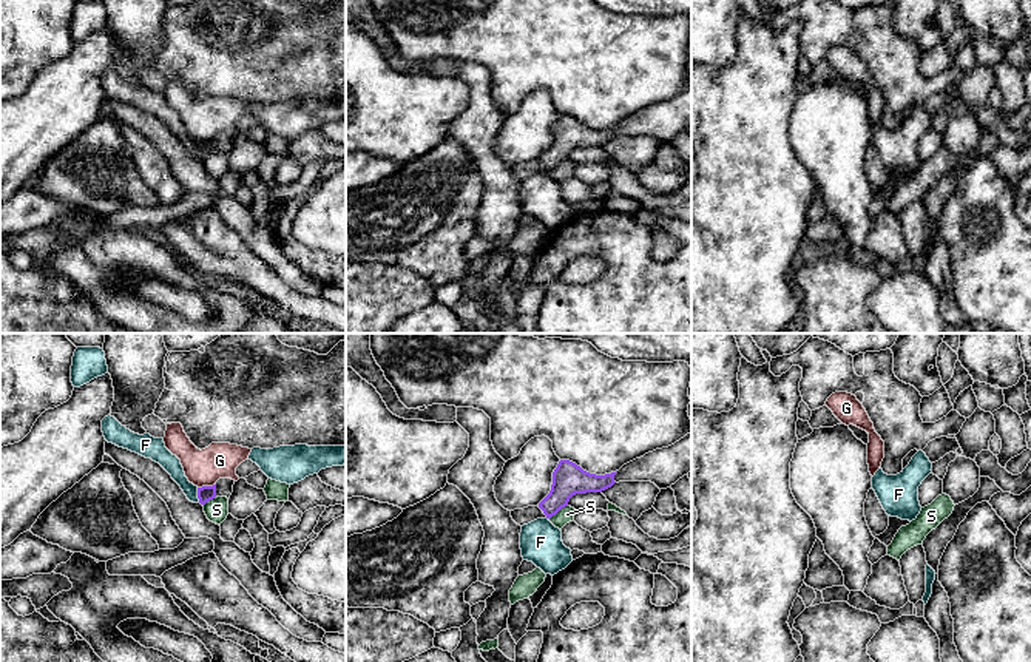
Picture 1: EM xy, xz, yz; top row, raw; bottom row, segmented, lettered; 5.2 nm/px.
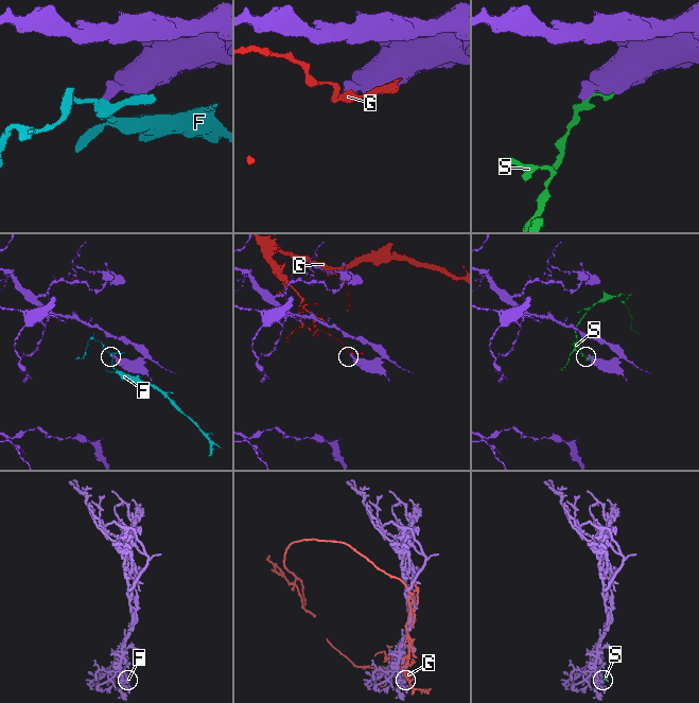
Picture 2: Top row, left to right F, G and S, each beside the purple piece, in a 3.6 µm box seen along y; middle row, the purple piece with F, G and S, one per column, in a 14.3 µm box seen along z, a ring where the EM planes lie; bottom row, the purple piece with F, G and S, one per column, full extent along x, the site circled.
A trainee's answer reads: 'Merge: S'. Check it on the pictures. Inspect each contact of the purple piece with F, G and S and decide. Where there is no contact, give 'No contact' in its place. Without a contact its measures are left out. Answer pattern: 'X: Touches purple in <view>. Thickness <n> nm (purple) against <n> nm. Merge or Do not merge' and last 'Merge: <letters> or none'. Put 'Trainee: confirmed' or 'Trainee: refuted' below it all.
F: Touches purple in xy. Thickness 80 nm (purple) against 90 nm. Do not merge
G: Touches purple in xy. Thickness 80 nm (purple) against 190 nm. Do not merge
S: Touches purple in xz. Thickness 170 nm (purple) against 80 nm. Do not merge
Merge: none
Trainee: refuted

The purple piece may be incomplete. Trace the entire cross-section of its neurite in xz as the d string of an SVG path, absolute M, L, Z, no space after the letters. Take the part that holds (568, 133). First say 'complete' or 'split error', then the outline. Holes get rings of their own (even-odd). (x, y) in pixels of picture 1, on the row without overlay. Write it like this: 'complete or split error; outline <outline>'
complete; outline M560 114L553 127L549 148L539 157L546 173L556 170L576 148L602 147L611 142L616 127L596 130L583 125L570 114Z

